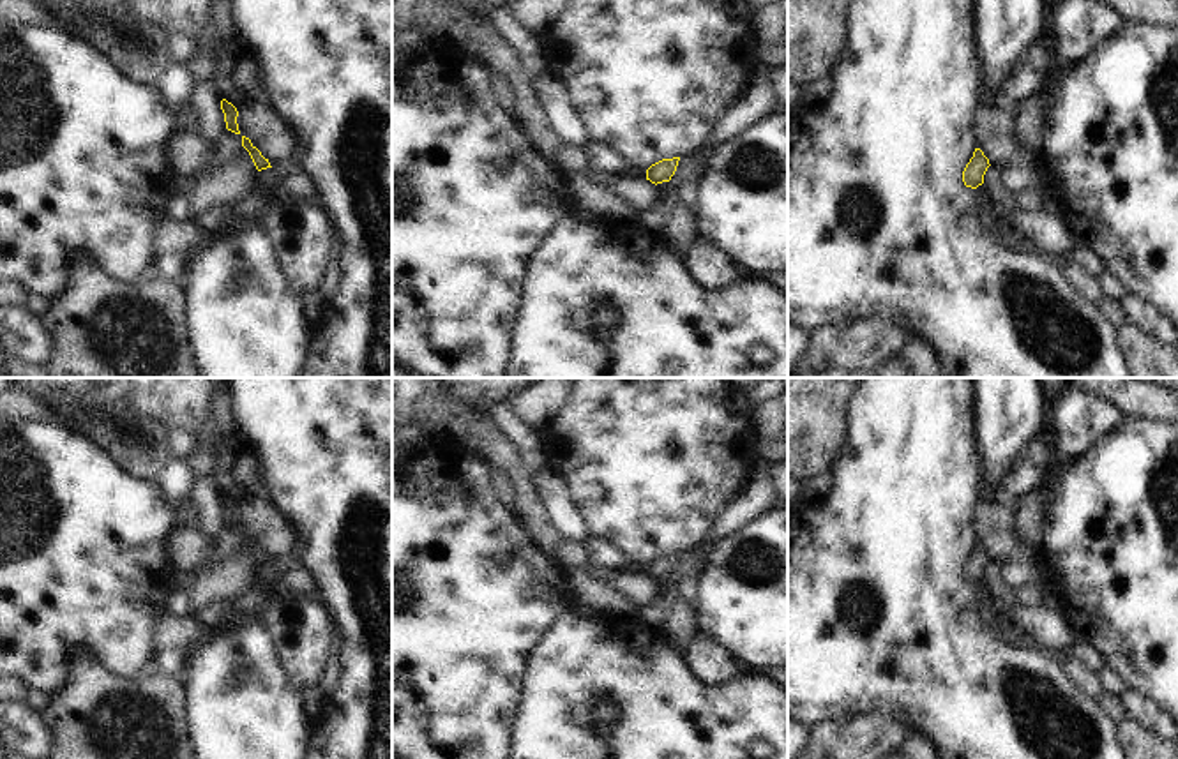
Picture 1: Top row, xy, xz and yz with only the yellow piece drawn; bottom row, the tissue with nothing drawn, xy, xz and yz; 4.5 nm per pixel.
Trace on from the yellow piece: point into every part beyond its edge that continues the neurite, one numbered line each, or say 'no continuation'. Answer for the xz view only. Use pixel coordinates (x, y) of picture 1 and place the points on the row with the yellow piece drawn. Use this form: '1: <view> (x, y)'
no continuation

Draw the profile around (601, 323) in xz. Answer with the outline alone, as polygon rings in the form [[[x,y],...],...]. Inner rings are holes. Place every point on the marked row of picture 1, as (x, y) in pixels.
[[[597,307],[586,323],[583,332],[593,339],[608,339],[616,330],[616,312],[611,307]]]

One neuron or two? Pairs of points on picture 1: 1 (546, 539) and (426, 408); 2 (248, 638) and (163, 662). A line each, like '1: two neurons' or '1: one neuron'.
1: one neuron
2: two neurons

